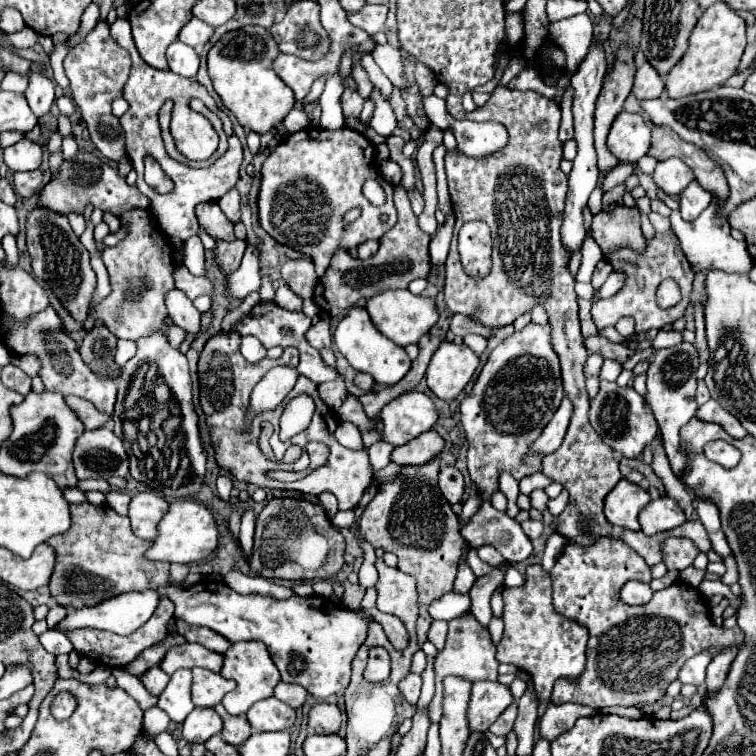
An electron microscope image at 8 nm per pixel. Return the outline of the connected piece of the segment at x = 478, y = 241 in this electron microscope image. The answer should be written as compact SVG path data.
M469 221L459 231L459 255L465 273L485 279L491 271L491 231L483 221Z

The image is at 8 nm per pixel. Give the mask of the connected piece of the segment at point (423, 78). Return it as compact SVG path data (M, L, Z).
M421 63L415 65L415 81L417 81L417 85L419 85L421 95L431 95L433 89L435 89L435 85L437 85L433 73L431 73L425 65L421 65Z

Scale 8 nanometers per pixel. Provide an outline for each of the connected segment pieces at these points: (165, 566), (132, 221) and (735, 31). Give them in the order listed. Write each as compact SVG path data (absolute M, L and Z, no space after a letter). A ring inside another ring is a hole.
M71 505L73 525L67 533L51 537L47 543L57 549L57 565L53 577L49 581L51 597L73 609L81 609L85 605L97 605L97 601L105 601L117 593L127 591L145 591L159 587L177 587L187 589L201 581L201 575L193 573L193 579L185 579L183 583L171 583L169 563L151 561L145 557L145 551L153 545L153 541L139 539L129 525L129 517L121 517L113 513L107 505Z
M145 209L129 211L121 215L123 223L129 223L129 235L115 247L105 247L101 253L103 263L111 277L111 295L103 299L93 315L105 321L105 327L117 335L119 339L137 339L145 337L145 333L151 333L153 329L165 329L165 335L169 337L171 345L181 345L185 339L185 331L179 327L167 327L163 323L167 309L165 309L165 293L175 287L173 283L173 245L167 241L167 237L153 229L151 219ZM113 309L121 309L121 317L113 317Z
M725 3L711 5L697 21L685 57L667 73L665 89L671 99L681 99L693 93L709 91L723 85L737 69L745 49L745 21Z

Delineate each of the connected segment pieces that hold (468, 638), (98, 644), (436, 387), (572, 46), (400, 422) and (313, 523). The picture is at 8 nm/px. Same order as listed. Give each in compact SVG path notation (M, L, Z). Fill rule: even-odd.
M469 613L463 617L457 617L453 621L449 621L449 633L447 633L447 641L445 641L445 649L435 657L435 697L431 699L427 711L429 711L429 721L431 723L439 723L441 719L441 681L447 675L457 675L457 677L465 677L469 681L497 681L497 667L499 661L495 659L495 645L491 643L489 631L479 625L479 621Z
M161 597L159 605L157 605L157 611L153 613L153 617L135 633L131 635L117 635L117 633L109 633L109 631L95 631L95 629L77 629L77 633L67 633L67 637L71 639L75 651L79 651L81 655L87 655L91 659L95 659L99 665L107 665L107 667L125 667L127 663L135 661L147 647L163 641L167 637L167 625L173 617L173 609L175 605L171 603L171 599L167 597Z
M443 341L427 367L427 387L445 401L457 399L473 377L479 357L467 345Z
M587 13L561 19L550 24L549 38L552 43L563 49L567 57L567 75L573 75L587 53L587 47L593 37L593 23Z
M409 391L389 403L381 411L381 417L385 425L381 431L381 441L403 445L429 431L437 423L439 413L431 397L421 391Z
M273 497L267 499L263 511L257 517L253 561L249 563L251 573L267 579L325 579L325 575L335 575L343 561L345 539L333 529L319 503L293 497Z

